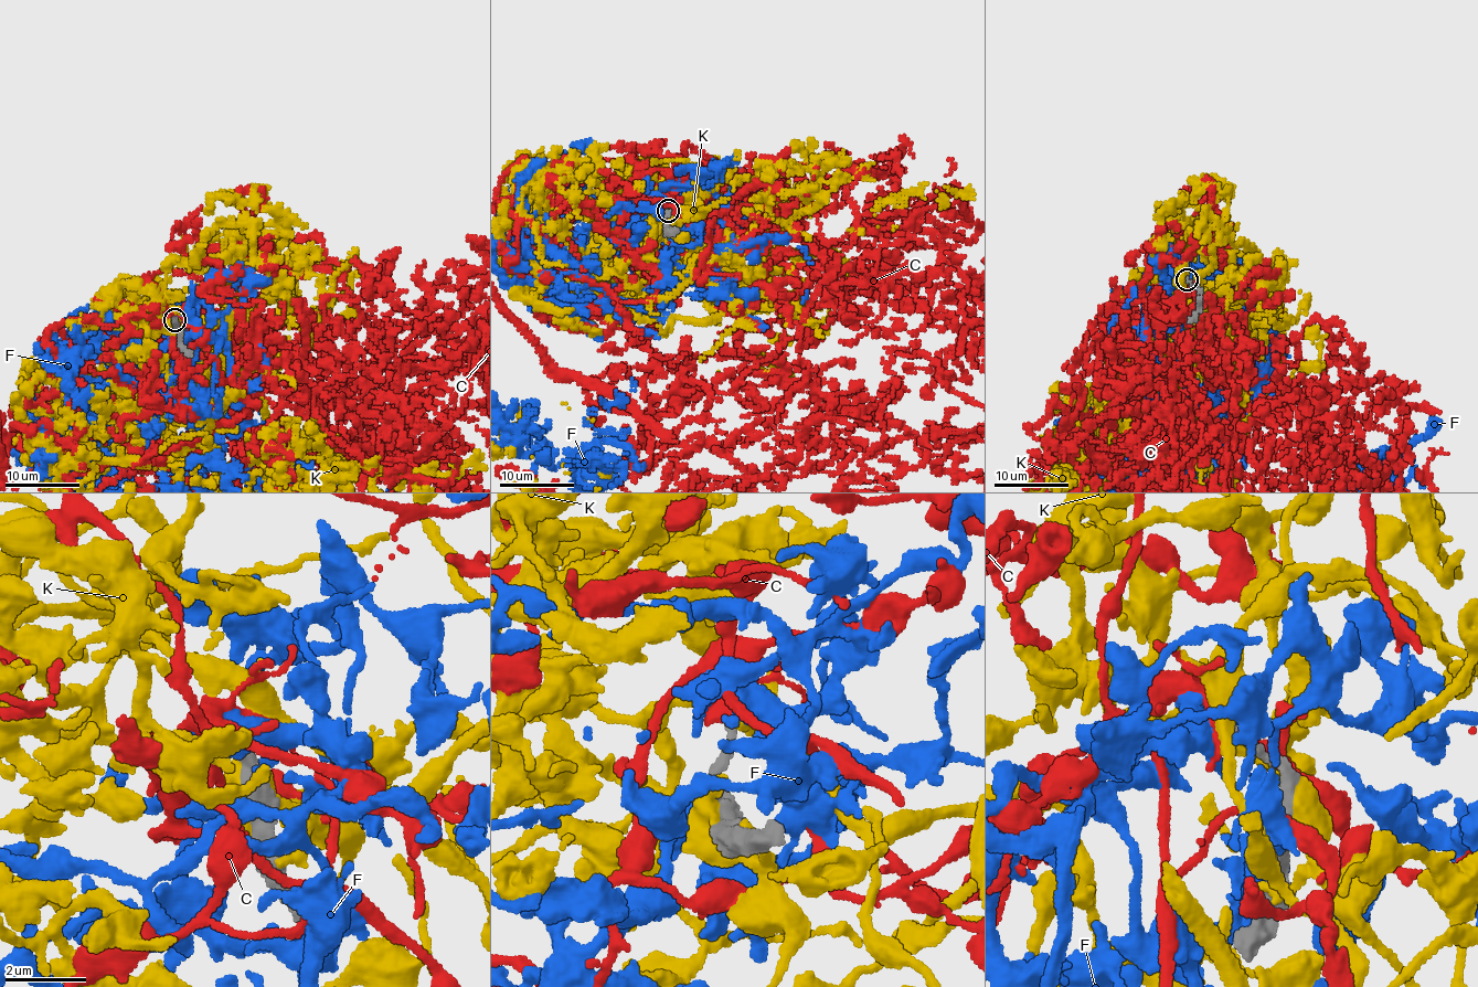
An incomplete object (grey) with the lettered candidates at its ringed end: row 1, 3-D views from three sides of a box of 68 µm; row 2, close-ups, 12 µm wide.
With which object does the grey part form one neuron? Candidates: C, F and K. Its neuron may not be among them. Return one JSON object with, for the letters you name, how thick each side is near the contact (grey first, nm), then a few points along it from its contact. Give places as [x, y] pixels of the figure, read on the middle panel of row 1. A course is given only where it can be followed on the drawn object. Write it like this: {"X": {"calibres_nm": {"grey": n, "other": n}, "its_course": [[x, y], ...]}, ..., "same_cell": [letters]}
{"same_cell": []}

